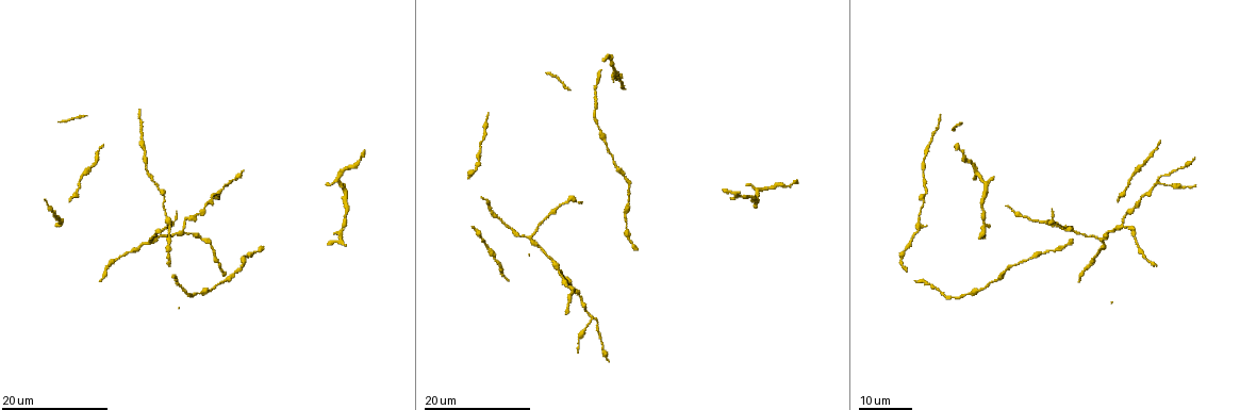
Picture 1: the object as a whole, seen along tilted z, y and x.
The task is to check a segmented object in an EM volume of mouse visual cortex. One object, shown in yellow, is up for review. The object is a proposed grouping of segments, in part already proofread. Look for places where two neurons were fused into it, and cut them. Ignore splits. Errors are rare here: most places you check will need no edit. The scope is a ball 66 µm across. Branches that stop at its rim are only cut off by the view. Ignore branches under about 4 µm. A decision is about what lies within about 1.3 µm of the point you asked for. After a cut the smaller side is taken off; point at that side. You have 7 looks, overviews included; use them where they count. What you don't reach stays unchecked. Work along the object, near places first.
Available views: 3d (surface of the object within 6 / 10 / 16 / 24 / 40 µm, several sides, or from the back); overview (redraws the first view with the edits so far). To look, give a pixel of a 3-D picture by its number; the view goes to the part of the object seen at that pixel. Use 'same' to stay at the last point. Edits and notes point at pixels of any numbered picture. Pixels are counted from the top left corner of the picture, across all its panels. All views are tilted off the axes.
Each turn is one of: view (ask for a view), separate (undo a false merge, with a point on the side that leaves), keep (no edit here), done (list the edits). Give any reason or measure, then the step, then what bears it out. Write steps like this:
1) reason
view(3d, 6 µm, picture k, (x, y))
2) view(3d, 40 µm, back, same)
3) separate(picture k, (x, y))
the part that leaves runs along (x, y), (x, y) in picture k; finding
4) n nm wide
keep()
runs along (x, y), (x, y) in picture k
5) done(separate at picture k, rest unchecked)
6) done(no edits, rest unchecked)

arms part here
view(3d, 24 µm, picture 1, (594, 315))

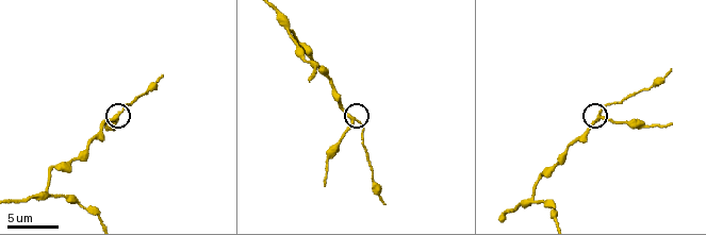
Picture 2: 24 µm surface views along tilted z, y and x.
view(3d, 6 µm, picture 2, (355, 120))

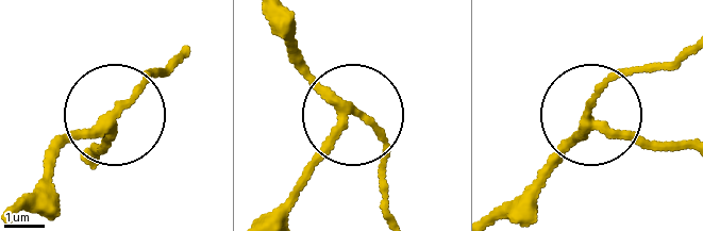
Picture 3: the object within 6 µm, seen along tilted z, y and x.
keep()
runs along (16, 201), (107, 121), (104, 144), (83, 157) in picture 3; all the same neuron

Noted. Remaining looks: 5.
two arms in line, one across
view(3d, 6 µm, picture 2, (530, 202))

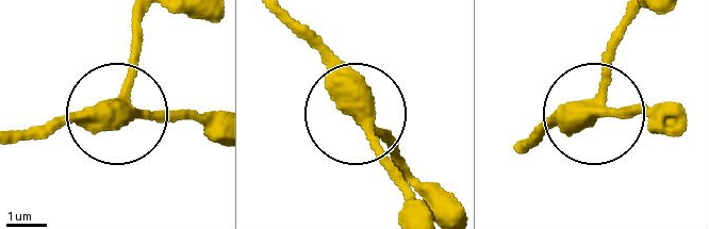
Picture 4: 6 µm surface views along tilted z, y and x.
side arm 24 µm; 3 arms
keep()
all the same neuron

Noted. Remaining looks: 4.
view(3d, 16 µm, picture 1, (147, 241))

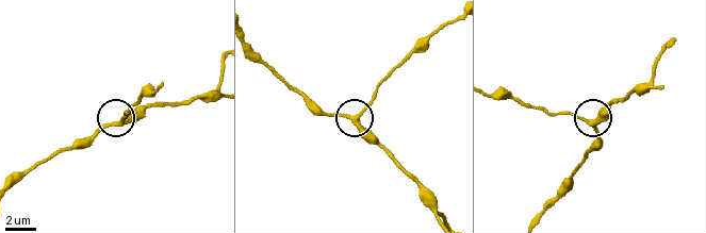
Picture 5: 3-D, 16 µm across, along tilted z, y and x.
view(3d, 10 µm, picture 5, (354, 123))

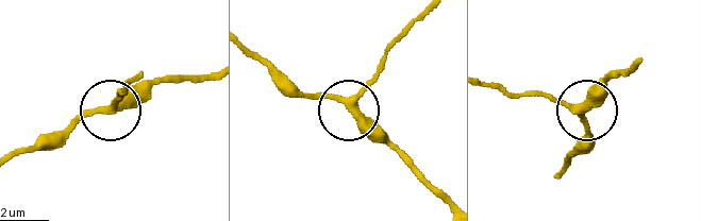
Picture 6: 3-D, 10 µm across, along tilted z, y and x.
3 arms
keep()
one neuron here

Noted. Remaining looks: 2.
done(no edits, rest unchecked)

